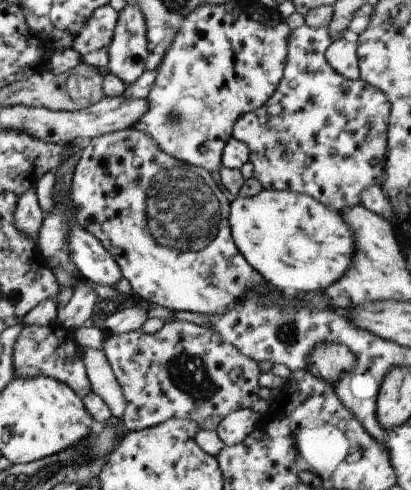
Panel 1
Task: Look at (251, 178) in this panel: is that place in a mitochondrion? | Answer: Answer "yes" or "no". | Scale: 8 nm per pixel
no

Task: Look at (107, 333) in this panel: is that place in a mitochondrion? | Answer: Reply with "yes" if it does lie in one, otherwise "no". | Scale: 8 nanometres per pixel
no

